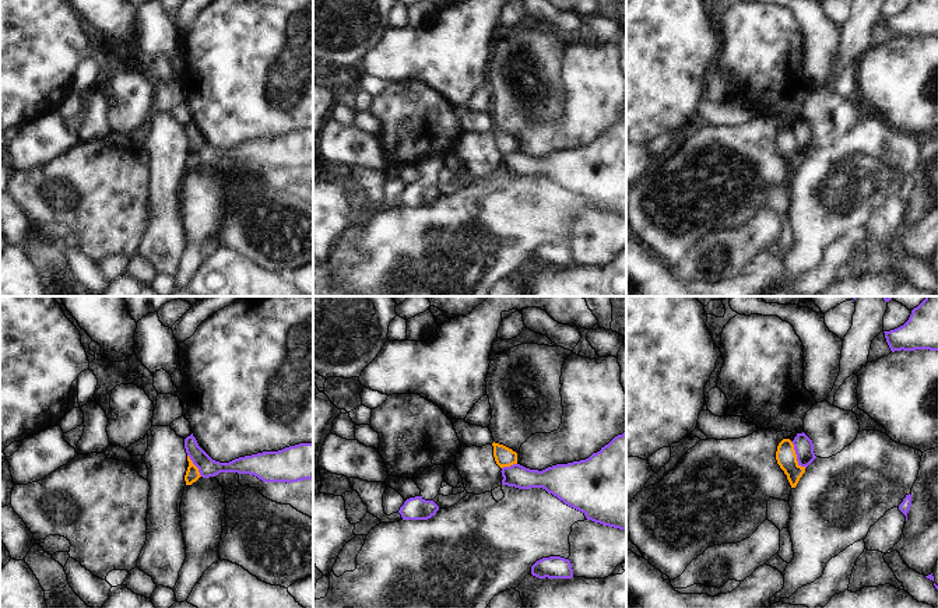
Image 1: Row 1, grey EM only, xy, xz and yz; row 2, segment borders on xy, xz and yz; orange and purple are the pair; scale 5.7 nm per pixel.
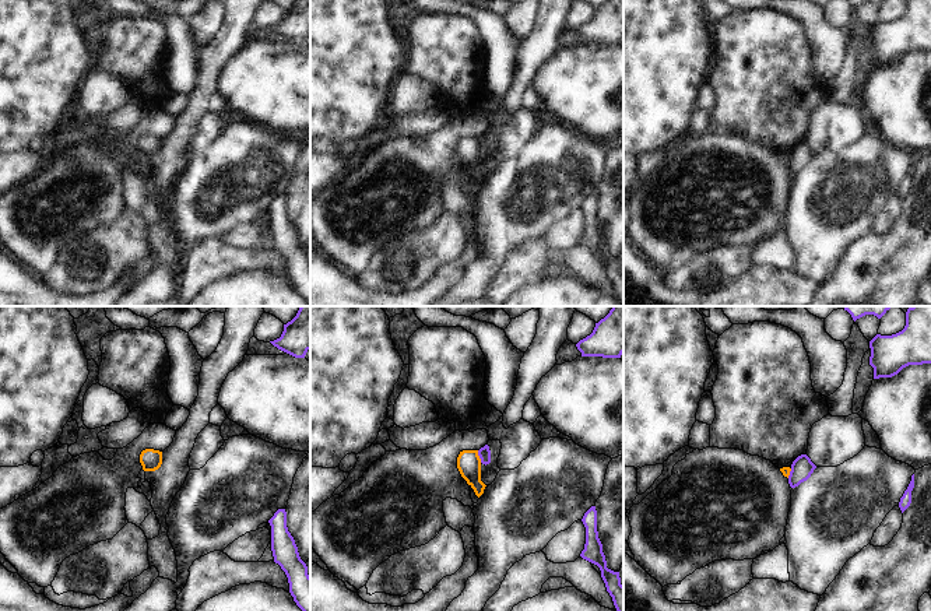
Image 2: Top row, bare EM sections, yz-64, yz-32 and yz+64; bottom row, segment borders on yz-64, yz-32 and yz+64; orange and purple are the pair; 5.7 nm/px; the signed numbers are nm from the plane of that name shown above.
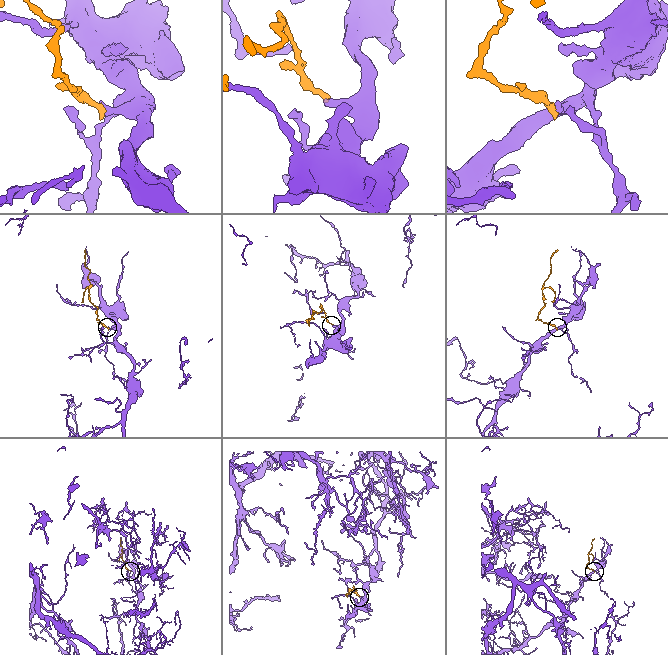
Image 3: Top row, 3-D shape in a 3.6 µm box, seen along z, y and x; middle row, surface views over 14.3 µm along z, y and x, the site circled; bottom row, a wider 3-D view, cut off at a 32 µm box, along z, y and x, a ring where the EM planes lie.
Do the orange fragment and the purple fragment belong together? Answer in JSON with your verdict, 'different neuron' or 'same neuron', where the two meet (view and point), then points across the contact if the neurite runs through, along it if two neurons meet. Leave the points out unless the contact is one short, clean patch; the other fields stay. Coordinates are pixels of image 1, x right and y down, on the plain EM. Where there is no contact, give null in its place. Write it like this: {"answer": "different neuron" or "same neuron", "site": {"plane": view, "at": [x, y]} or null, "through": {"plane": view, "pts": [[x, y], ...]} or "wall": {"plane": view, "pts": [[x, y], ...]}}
{"answer": "different neuron", "site": {"plane": "yz", "at": [796, 143]}, "wall": {"plane": "yz", "pts": [[791, 129], [796, 137], [796, 147], [805, 154]]}}

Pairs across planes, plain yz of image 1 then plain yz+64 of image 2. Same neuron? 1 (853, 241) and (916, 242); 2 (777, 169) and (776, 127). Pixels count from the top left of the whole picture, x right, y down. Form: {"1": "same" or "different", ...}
{"1": "different", "2": "different"}

